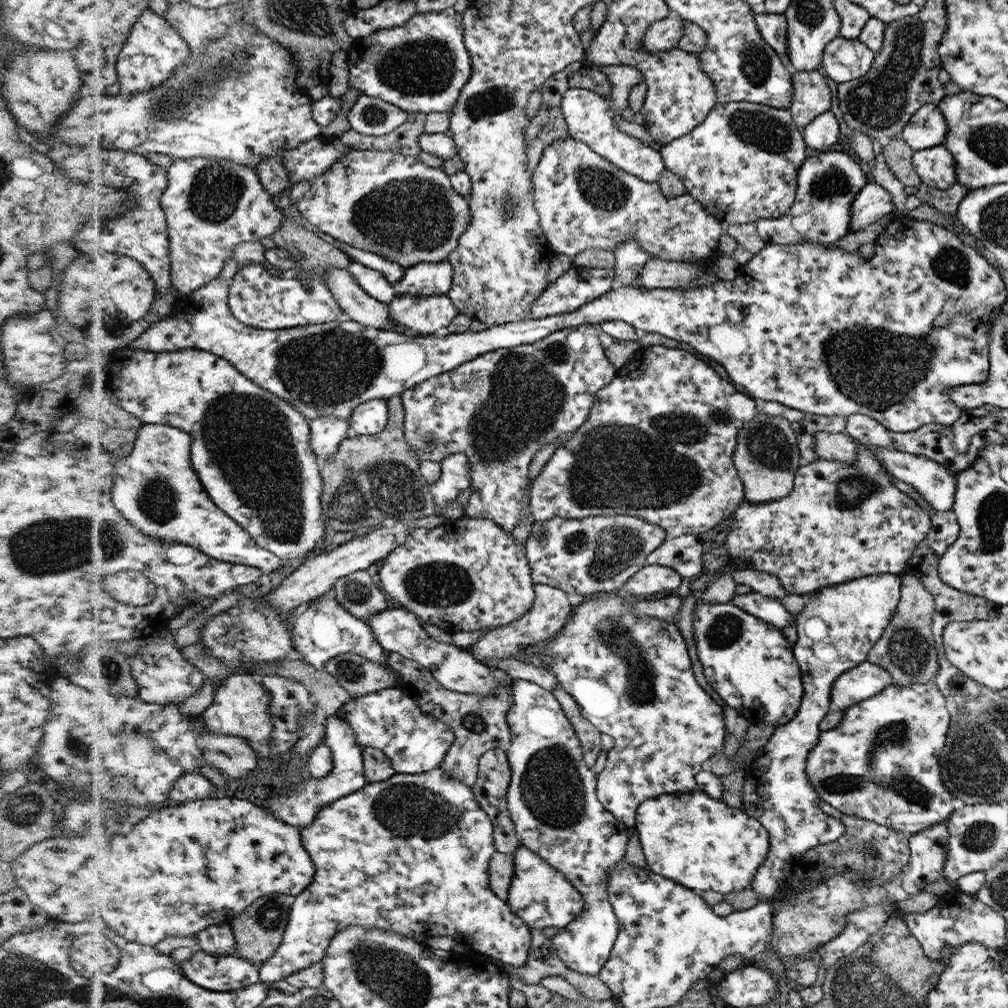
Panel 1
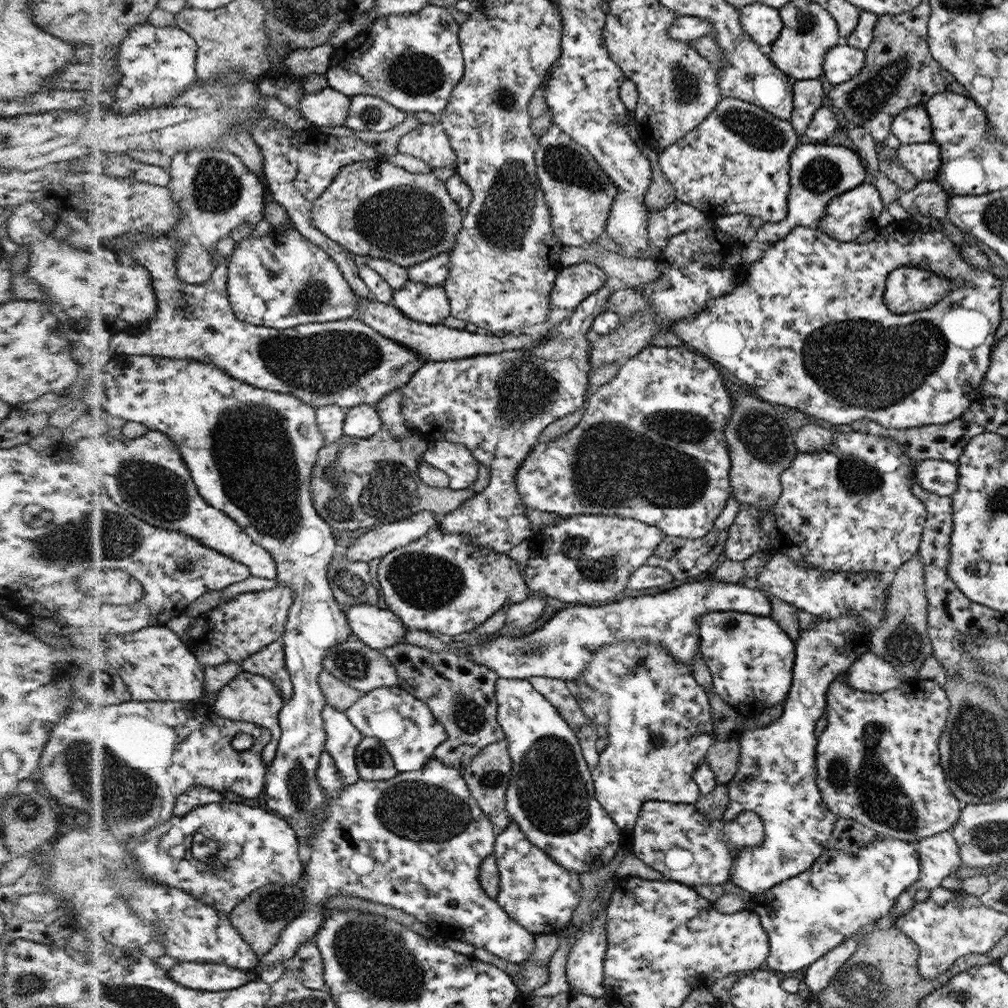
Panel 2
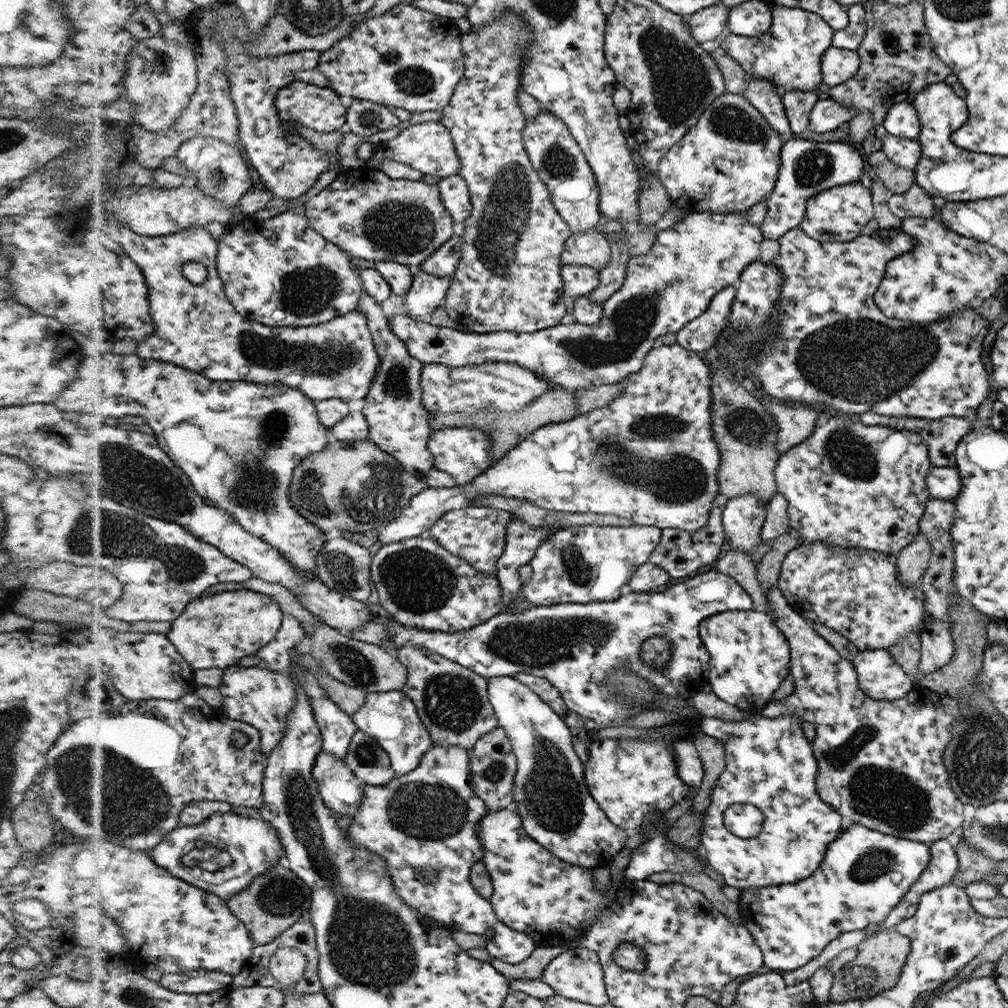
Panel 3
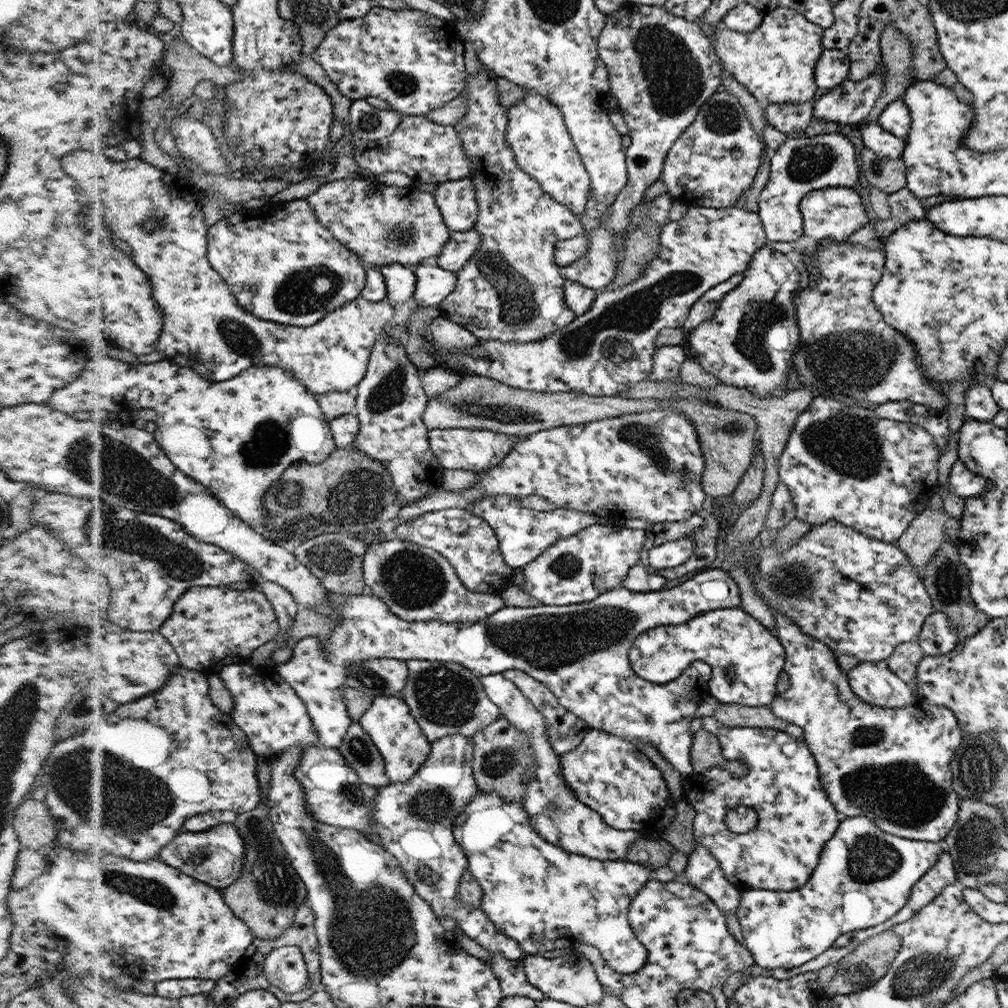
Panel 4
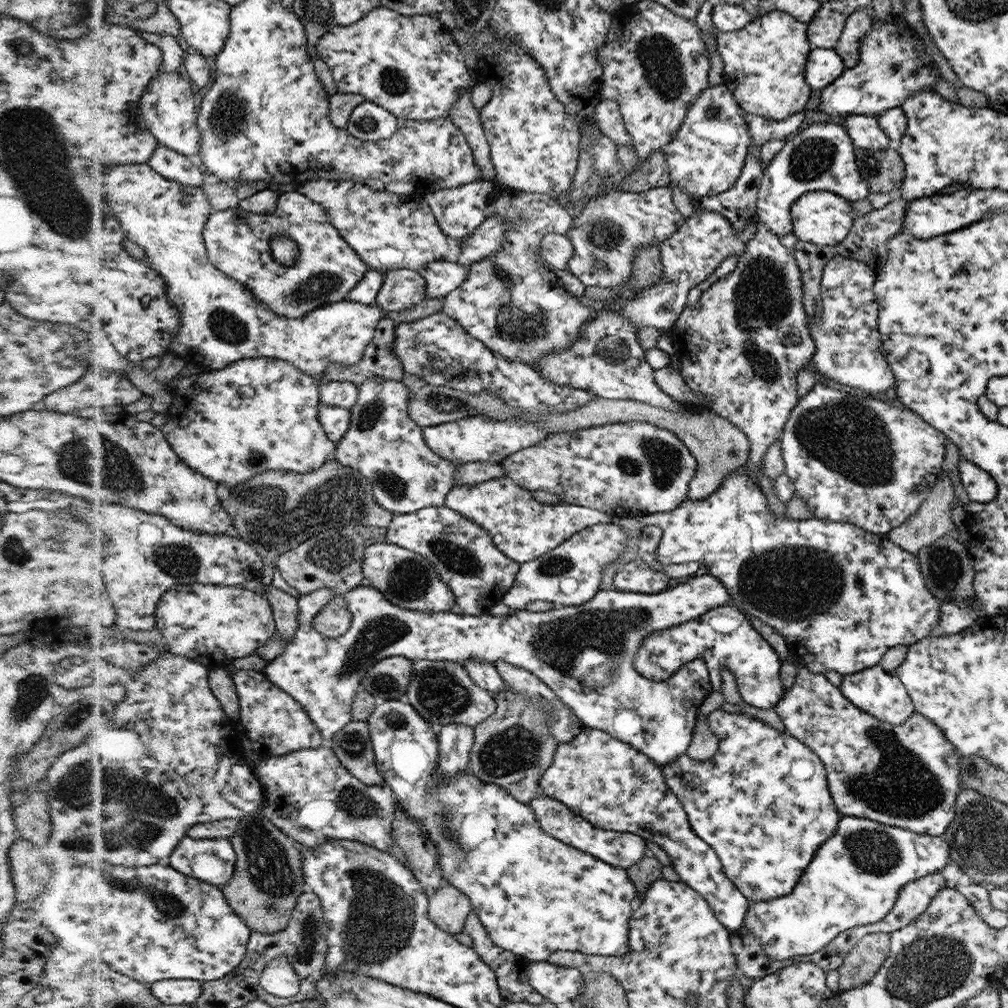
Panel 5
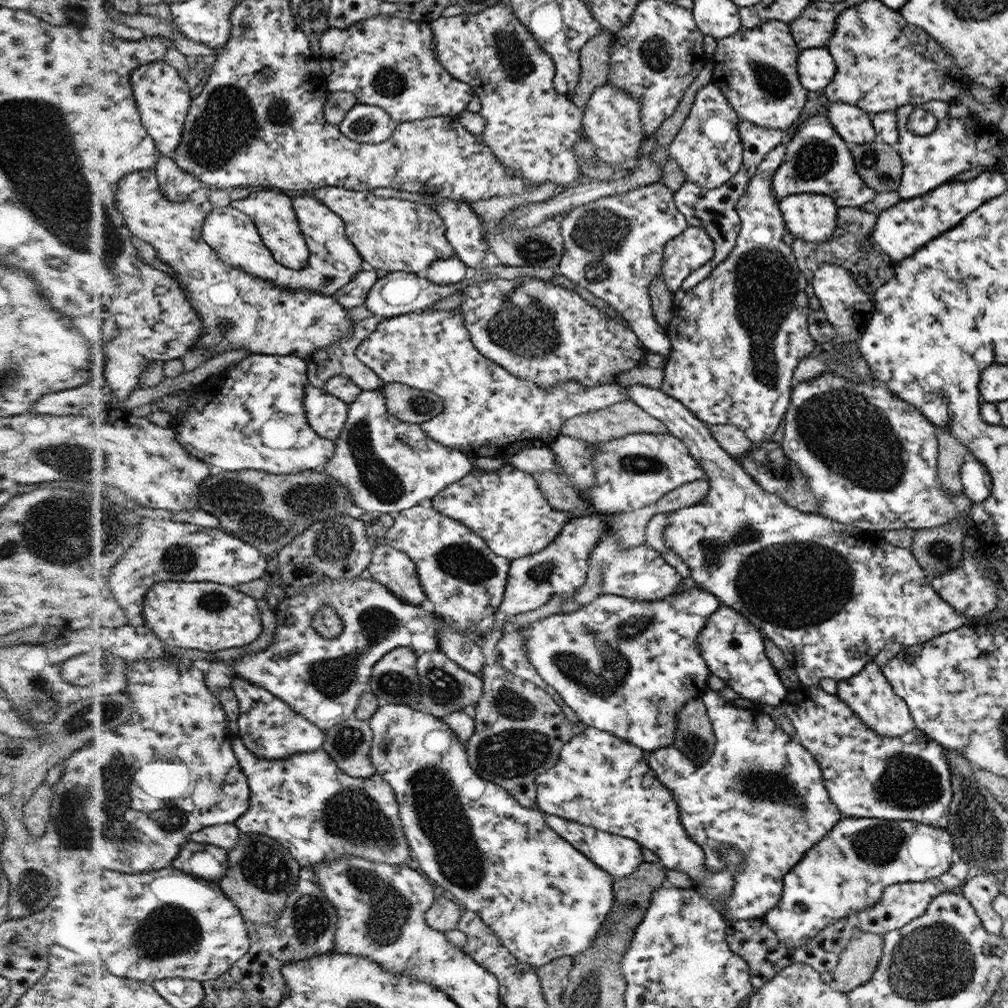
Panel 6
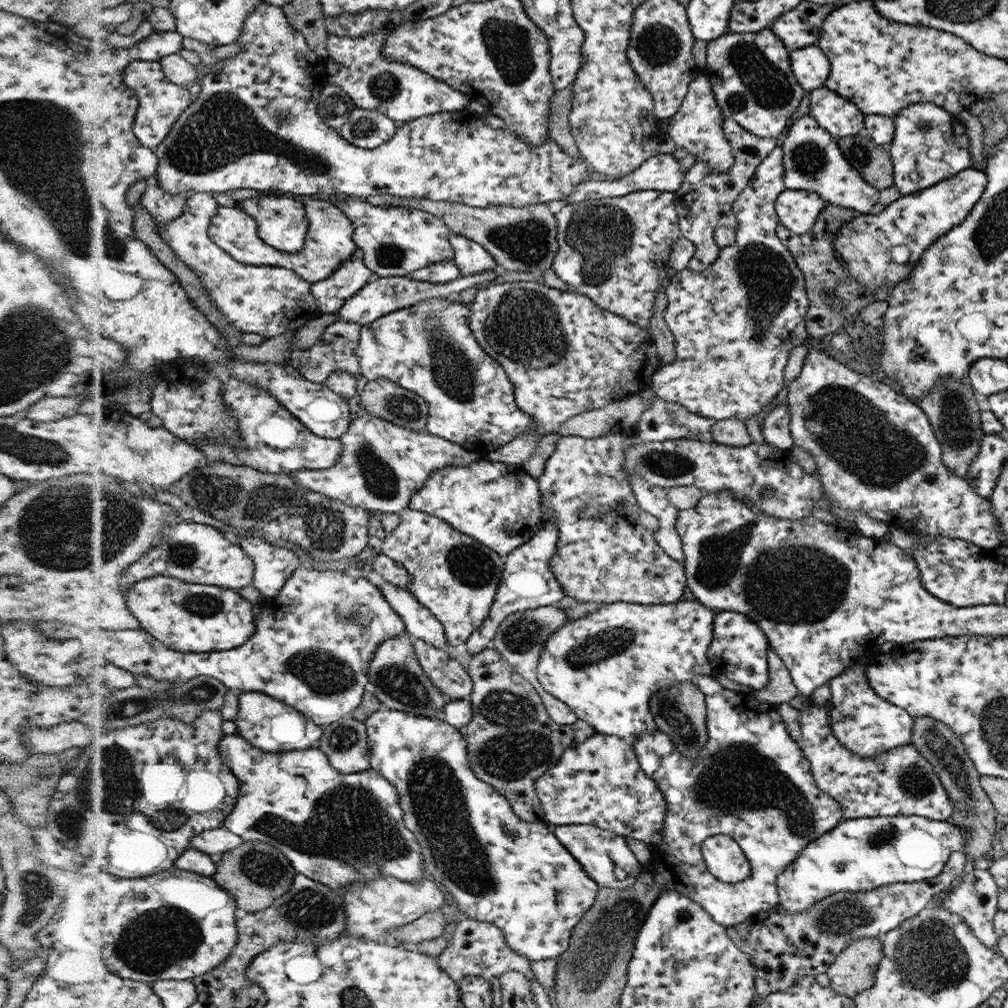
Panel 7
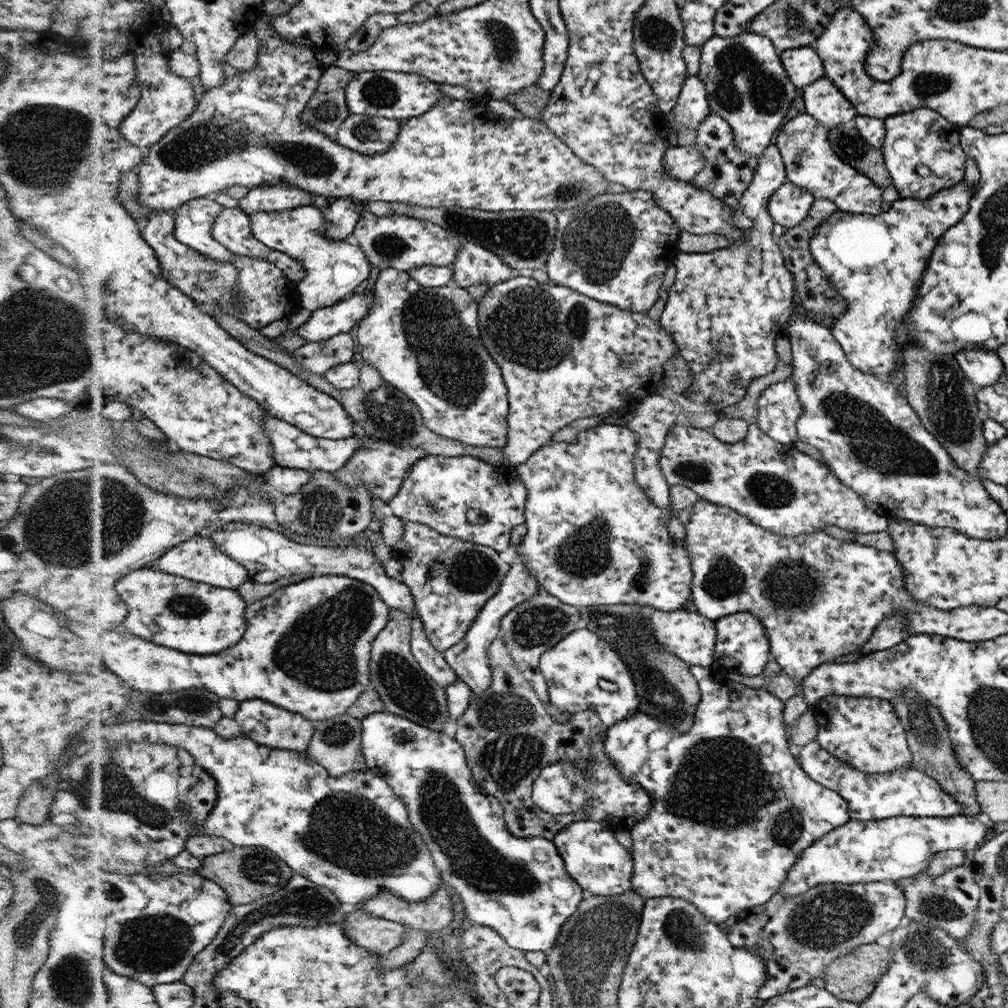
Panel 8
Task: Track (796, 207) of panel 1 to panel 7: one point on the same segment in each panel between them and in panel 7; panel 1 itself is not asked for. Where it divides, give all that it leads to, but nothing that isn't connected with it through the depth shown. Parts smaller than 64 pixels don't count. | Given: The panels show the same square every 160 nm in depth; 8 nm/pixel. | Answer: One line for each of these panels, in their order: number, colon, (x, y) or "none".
2: (819, 173)
3: (808, 167)
4: (802, 165)
5: (821, 157)
6: (818, 160)
7: (814, 161)

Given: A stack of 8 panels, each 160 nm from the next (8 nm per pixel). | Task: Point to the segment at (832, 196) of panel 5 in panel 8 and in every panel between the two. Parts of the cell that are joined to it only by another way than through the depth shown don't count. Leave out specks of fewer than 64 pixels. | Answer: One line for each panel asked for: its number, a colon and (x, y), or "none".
6: (811, 217)
7: (799, 211)
8: (790, 205)

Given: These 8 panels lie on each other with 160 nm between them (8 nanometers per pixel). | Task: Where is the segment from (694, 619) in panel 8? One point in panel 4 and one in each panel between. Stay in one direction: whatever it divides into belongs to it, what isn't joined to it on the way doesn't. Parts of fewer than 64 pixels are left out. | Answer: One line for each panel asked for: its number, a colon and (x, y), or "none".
4: (579, 651)
5: (586, 654)
6: (625, 666)
7: (606, 666)

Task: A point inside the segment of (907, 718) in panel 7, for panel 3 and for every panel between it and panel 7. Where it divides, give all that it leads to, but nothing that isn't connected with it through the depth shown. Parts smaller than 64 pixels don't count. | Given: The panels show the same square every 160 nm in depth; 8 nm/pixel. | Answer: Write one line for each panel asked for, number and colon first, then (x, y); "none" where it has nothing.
3: (881, 677)
4: (876, 683)
5: (880, 692)
6: (873, 698)

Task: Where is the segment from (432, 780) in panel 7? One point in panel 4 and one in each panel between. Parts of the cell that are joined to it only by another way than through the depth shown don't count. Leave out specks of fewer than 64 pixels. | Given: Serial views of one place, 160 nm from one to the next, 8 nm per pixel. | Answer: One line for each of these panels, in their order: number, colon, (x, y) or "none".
4: (546, 898)
5: (534, 895)
6: (543, 898)

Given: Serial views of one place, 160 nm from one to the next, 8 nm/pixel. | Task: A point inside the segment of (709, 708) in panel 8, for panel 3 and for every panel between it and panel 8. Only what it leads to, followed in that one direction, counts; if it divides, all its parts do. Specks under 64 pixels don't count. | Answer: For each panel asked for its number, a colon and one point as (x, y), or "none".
3: (770, 763)
4: (795, 818)
5: (763, 803)
6: (761, 792)
7: (751, 782)

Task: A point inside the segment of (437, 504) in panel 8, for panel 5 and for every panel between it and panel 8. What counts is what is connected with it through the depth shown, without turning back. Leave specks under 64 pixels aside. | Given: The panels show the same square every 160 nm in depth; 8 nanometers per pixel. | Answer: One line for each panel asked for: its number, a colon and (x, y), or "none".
5: (523, 529)
6: (506, 507)
7: (499, 504)

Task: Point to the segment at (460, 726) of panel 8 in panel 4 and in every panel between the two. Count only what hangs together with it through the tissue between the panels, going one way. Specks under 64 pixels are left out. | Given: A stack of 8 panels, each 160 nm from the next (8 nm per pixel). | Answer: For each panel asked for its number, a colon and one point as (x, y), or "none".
4: (503, 754)
5: (512, 748)
6: (520, 731)
7: (512, 740)

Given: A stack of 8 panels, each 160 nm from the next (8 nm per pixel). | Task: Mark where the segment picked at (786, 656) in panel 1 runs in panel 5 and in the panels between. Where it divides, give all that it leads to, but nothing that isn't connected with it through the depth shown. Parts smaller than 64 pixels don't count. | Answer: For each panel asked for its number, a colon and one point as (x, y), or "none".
2: (751, 658)
3: (750, 656)
4: (734, 643)
5: (725, 637)

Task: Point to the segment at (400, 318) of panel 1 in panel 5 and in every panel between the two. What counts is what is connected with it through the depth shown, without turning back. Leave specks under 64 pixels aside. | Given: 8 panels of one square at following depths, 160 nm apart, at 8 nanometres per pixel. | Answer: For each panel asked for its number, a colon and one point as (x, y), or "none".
2: (429, 304)
3: (428, 292)
4: (435, 283)
5: (442, 277)

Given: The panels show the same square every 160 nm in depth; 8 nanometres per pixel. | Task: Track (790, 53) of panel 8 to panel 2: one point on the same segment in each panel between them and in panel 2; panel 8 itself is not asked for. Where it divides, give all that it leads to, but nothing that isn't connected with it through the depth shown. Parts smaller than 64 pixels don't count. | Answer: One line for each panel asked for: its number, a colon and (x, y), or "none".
2: (842, 64)
3: (839, 65)
4: (834, 66)
5: (824, 66)
6: (817, 68)
7: (811, 66)

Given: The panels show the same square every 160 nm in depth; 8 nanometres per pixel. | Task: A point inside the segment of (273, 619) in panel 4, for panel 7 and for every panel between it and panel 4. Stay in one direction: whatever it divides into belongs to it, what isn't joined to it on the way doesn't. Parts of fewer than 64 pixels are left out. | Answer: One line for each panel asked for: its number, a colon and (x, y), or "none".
5: (213, 624)
6: (207, 616)
7: (200, 618)

